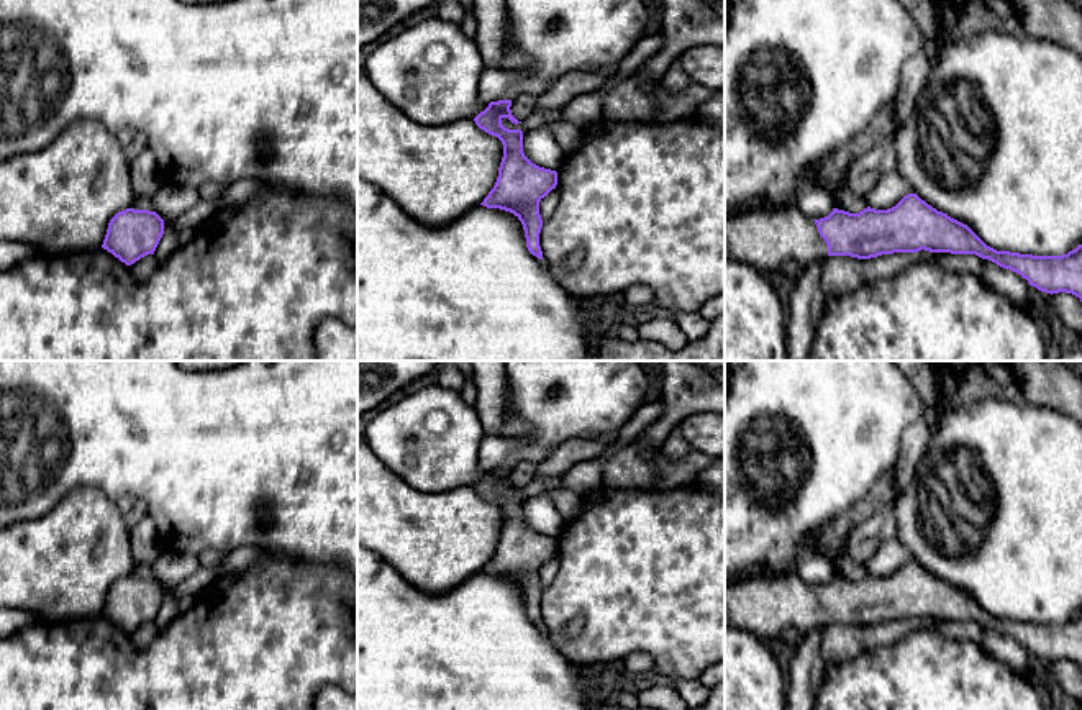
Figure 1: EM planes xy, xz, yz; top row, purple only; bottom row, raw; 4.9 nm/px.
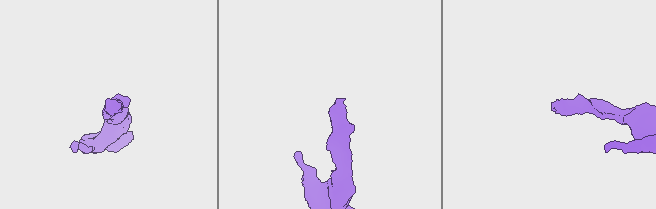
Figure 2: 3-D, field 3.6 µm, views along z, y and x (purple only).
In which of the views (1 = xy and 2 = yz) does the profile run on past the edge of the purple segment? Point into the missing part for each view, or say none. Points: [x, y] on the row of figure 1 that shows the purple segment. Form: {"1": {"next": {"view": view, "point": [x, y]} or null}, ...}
{"1": {"next": null}, "2": {"next": {"view": "yz", "point": [764, 240]}}}

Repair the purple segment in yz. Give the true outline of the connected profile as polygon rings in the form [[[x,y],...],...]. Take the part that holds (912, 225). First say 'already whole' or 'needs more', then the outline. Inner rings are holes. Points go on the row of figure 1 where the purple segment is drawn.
needs more | [[[916,193],[905,195],[889,210],[864,208],[849,213],[833,208],[820,220],[807,218],[797,207],[782,210],[752,212],[734,216],[725,223],[725,261],[733,259],[766,274],[782,269],[785,261],[805,267],[815,259],[828,256],[851,256],[871,259],[893,253],[951,253],[975,254],[1003,269],[1010,269],[1028,280],[1030,285],[1046,294],[1072,294],[1082,302],[1082,244],[1062,256],[1033,256],[997,251],[987,246],[967,225],[938,212]]]

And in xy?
already whole | [[[126,208],[108,223],[102,248],[126,266],[154,254],[164,234],[164,220],[149,210]]]

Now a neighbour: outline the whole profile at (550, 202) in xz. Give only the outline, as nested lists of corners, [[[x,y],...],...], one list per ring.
[[[552,189],[544,198],[539,202],[539,215],[543,223],[549,220],[559,203],[557,189]]]

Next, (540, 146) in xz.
[[[661,33],[643,36],[641,41],[618,62],[616,72],[603,87],[574,97],[564,108],[561,120],[534,130],[523,131],[523,152],[536,166],[557,171],[566,157],[559,148],[552,128],[556,125],[574,125],[589,128],[603,118],[603,95],[620,80],[636,74],[664,44]]]

